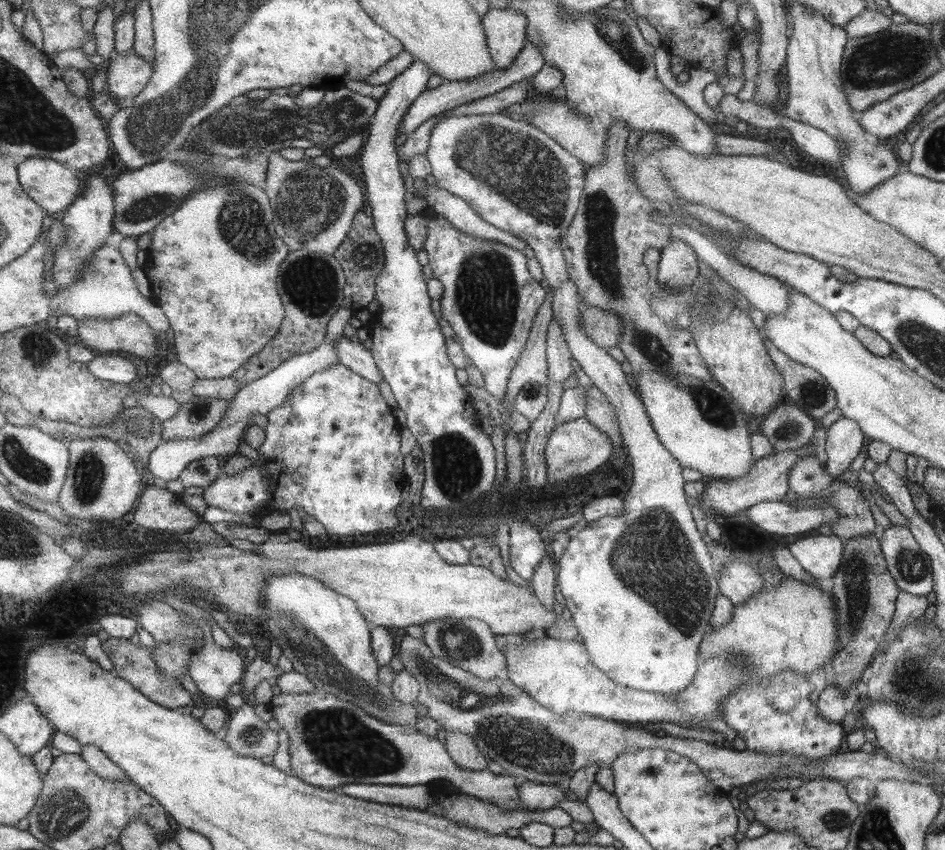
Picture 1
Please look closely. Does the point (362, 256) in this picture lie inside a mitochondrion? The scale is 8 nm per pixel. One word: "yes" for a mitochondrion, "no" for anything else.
yes

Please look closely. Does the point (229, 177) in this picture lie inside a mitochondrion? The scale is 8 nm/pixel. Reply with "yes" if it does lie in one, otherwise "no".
yes

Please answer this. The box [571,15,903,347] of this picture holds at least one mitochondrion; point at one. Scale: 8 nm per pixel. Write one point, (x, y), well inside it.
(864, 74)

